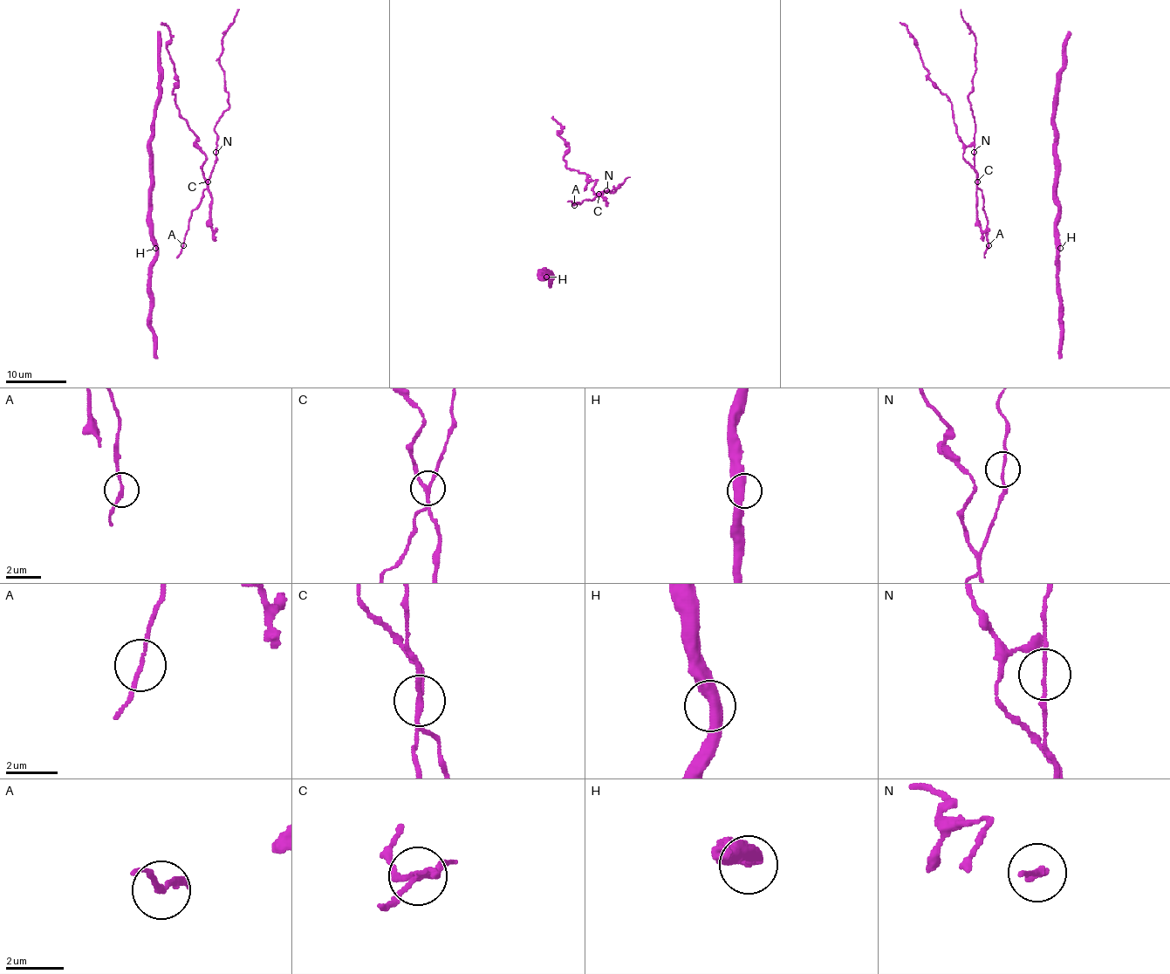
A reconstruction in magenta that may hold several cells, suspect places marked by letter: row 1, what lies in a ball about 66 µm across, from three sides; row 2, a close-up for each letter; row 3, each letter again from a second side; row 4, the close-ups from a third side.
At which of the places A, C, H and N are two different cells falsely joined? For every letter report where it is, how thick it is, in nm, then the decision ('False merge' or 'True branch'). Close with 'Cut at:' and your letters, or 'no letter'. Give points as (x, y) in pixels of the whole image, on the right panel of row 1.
A: Place: (988, 245). Thickness 140 nm. True branch
C: Place: (977, 181). Thickness 180 nm. False merge
H: Place: (1060, 248). Thickness 480 nm. True branch
N: Place: (974, 152). Thickness 130 nm. True branch
Cut at: C

